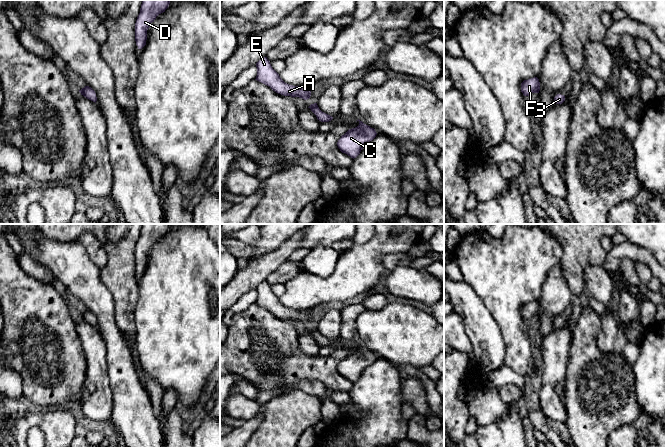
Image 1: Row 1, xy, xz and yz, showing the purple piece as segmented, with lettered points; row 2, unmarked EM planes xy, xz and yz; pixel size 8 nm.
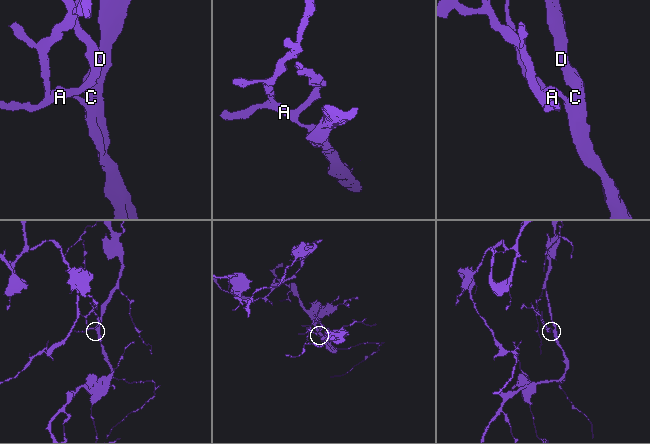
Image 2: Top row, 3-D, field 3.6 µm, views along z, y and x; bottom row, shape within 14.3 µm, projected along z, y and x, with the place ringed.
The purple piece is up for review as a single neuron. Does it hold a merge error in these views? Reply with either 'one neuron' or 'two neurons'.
one neuron

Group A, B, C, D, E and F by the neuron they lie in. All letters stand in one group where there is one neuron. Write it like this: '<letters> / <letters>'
A B C D E F

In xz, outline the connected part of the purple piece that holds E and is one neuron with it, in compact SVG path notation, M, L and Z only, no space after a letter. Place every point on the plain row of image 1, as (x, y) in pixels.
M267 281L256 287L257 305L269 310L273 315L284 320L299 321L307 324L311 320L310 310L298 311L285 307L279 298L272 292Z

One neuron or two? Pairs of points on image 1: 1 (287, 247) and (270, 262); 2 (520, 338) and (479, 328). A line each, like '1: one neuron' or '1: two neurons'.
1: one neuron
2: two neurons

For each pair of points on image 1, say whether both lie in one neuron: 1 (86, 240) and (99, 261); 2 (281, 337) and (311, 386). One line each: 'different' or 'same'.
1: same
2: different

